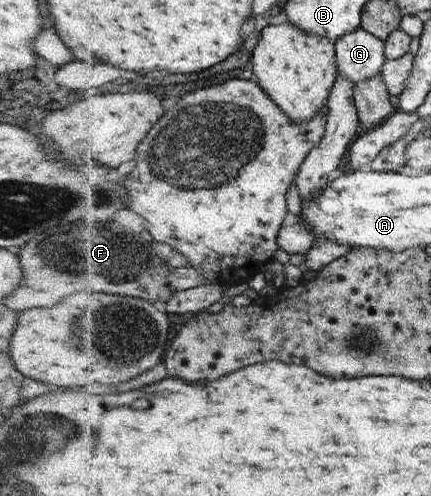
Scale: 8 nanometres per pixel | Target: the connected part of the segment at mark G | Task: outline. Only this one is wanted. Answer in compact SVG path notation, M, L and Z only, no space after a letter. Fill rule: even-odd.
M361 28L356 29L348 36L342 36L340 39L336 39L335 53L336 67L339 70L338 75L346 77L346 81L352 81L354 86L381 73L381 69L387 60L384 42Z

